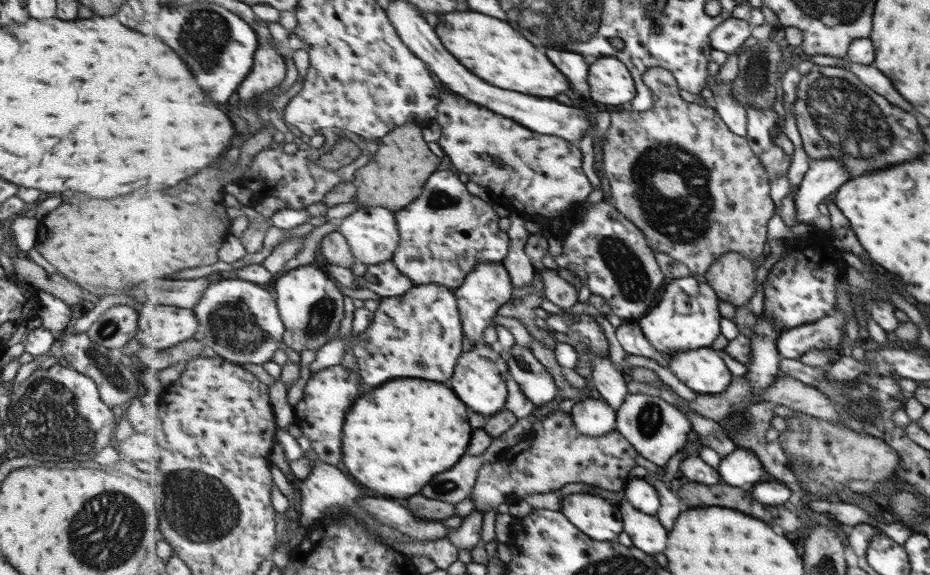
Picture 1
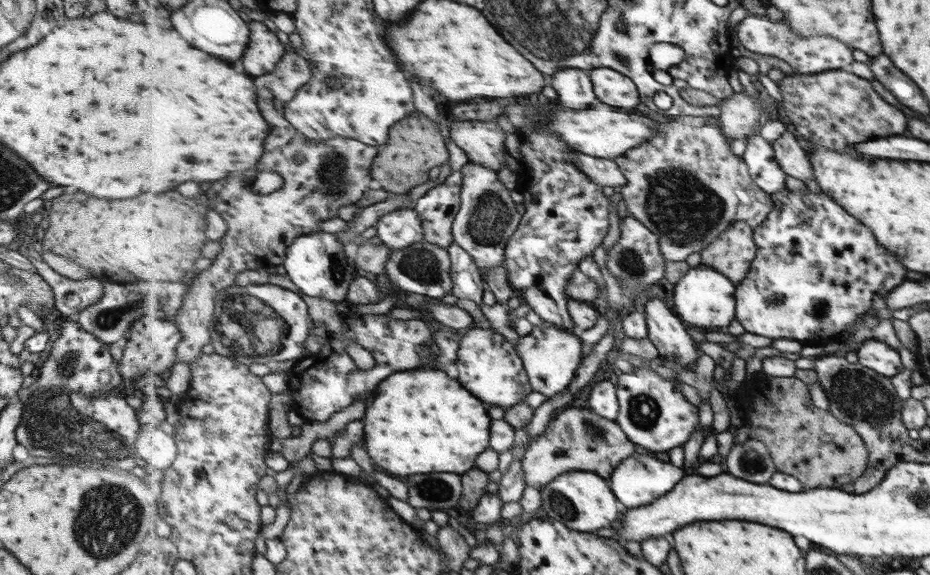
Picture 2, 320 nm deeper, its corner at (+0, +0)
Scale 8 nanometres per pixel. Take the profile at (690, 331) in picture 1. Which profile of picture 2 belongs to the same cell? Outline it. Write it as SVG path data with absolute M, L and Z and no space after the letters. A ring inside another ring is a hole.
M701 262L675 285L674 302L676 313L693 328L714 331L727 328L737 315L737 286L725 273Z

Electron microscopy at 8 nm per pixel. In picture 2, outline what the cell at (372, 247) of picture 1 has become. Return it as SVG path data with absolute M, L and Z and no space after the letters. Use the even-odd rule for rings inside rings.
M414 208L399 209L382 216L376 224L376 232L380 240L395 251L426 238L422 218Z

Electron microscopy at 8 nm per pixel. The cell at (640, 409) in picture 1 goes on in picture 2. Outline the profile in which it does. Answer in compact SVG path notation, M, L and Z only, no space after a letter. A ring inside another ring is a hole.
M637 367L630 373L619 374L617 392L620 400L617 422L622 425L626 436L649 452L667 453L671 448L682 447L689 442L695 432L704 432L699 420L699 408L685 398L681 383L665 380L655 370Z

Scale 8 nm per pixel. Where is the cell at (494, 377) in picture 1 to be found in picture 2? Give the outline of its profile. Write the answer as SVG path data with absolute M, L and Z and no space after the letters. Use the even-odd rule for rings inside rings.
M469 328L462 332L460 346L459 380L463 380L463 384L467 384L467 388L471 388L483 402L508 409L525 402L534 391L522 356L503 334L493 329Z

